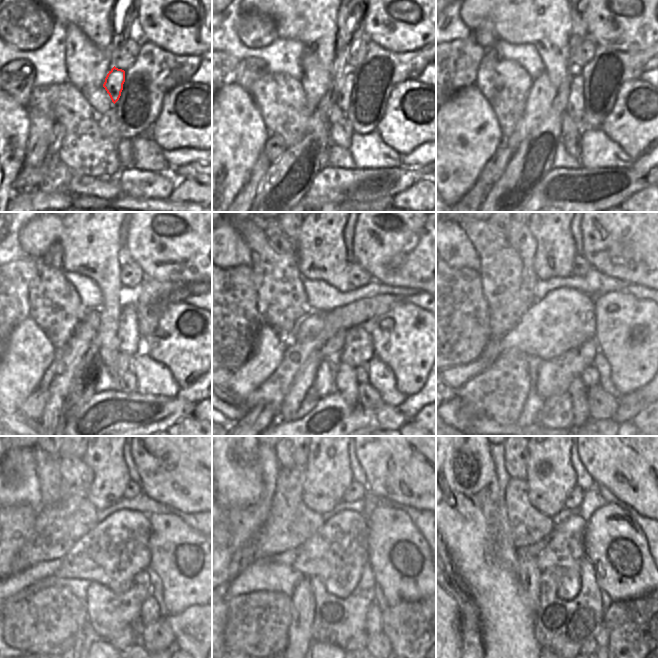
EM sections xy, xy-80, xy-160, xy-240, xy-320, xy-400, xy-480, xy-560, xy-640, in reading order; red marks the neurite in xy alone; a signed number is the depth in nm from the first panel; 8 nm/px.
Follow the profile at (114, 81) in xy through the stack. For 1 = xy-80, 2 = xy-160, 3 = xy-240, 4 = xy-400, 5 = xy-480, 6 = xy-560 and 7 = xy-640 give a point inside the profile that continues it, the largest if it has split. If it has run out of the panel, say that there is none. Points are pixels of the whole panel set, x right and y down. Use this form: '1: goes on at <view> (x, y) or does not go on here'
1: goes on at xy-80 (344, 86)
2: goes on at xy-160 (576, 103)
3: goes on at xy-240 (131, 342)
4: goes on at xy-400 (554, 376)
5: goes on at xy-480 (107, 612)
6: goes on at xy-560 (336, 620)
7: goes on at xy-640 (562, 626)

